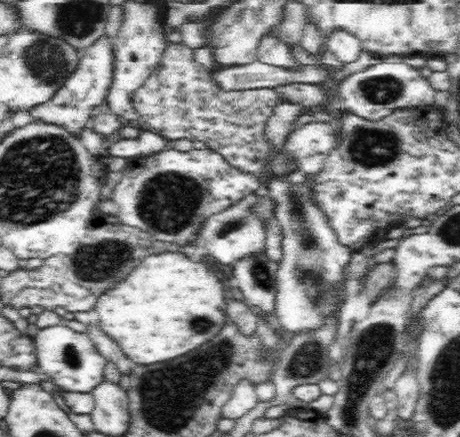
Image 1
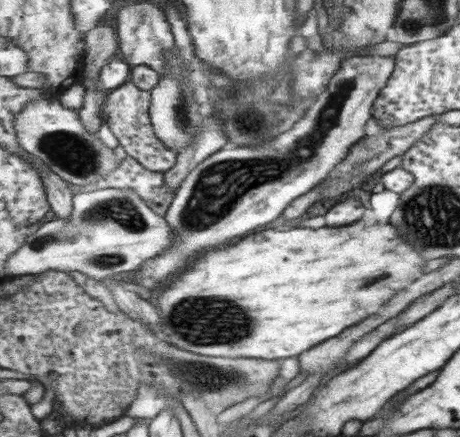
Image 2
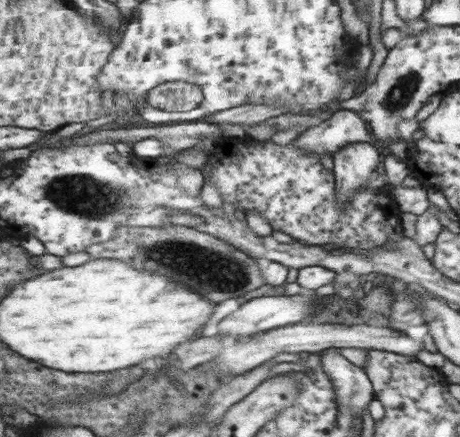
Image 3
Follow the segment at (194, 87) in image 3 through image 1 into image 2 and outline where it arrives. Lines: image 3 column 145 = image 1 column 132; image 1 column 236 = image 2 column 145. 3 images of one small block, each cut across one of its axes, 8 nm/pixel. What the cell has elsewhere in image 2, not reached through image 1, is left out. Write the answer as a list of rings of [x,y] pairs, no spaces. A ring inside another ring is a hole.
[[[130,80],[123,86],[108,91],[102,117],[128,156],[132,156],[149,170],[166,173],[175,166],[178,151],[167,148],[160,137],[156,135],[150,112],[151,107],[152,91],[141,90]]]

